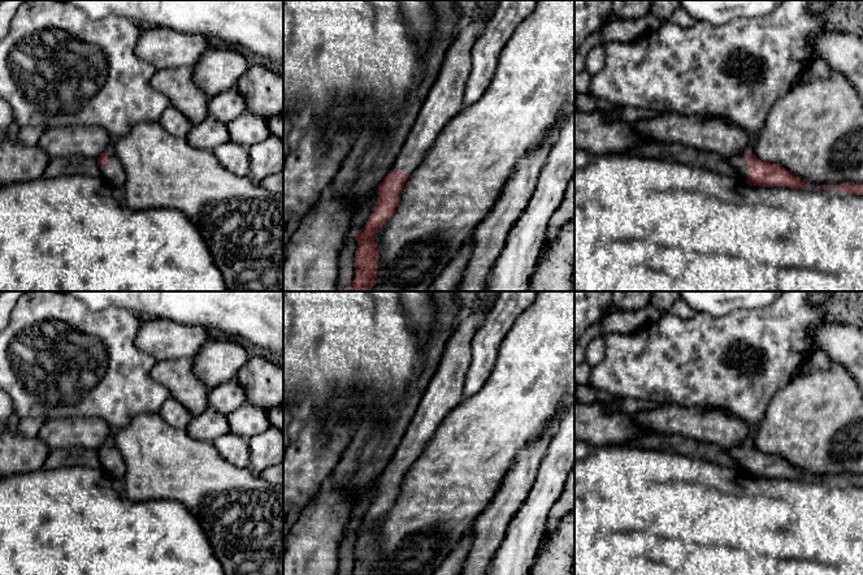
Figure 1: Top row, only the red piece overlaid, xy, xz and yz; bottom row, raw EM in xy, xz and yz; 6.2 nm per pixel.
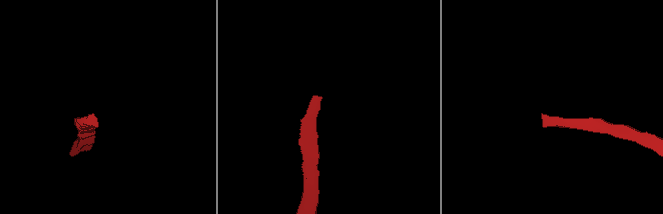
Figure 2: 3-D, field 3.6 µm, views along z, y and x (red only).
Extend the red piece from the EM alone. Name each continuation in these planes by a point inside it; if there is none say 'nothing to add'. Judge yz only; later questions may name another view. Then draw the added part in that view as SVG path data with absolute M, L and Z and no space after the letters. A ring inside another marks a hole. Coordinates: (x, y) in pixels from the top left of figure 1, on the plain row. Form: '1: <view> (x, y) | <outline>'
1: yz (737, 454) | M743 444L738 445L733 449L727 450L727 451L728 451L729 457L733 461L734 467L738 471L746 474L746 471L747 471L747 459L745 457L745 445Z

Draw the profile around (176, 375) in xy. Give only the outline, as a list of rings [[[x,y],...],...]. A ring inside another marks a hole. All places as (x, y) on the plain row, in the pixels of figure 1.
[[[191,356],[157,360],[151,377],[170,392],[170,397],[183,405],[192,416],[208,408],[209,388],[192,371]]]

